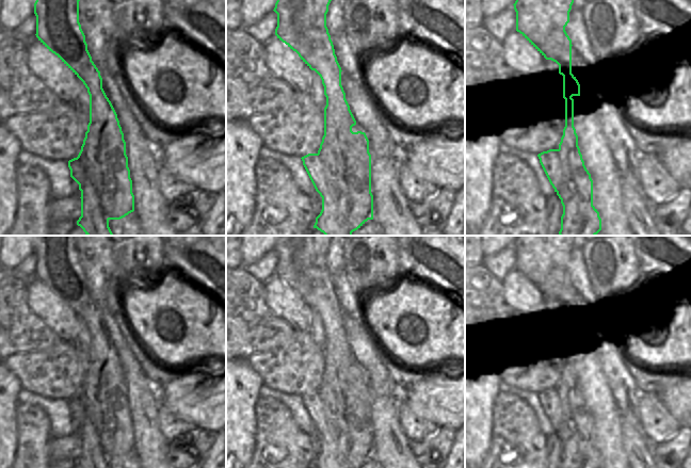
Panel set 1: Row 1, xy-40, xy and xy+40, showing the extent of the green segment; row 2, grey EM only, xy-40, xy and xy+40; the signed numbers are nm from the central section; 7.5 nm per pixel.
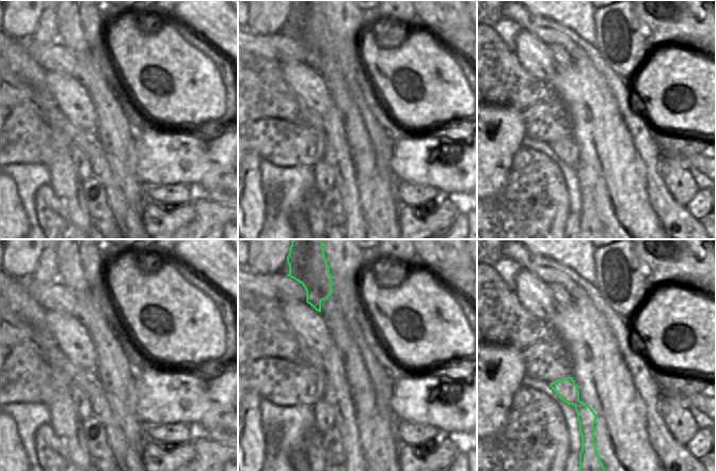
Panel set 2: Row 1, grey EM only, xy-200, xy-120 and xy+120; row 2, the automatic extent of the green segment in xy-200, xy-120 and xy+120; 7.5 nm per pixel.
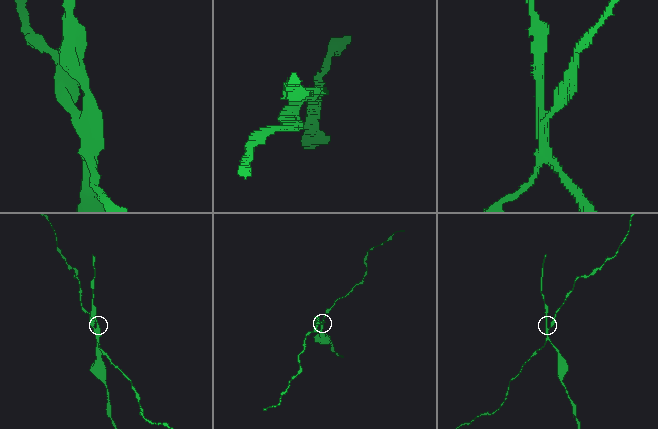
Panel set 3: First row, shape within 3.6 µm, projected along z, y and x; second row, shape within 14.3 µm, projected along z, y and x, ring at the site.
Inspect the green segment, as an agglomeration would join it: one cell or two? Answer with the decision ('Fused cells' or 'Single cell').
Fused cells

